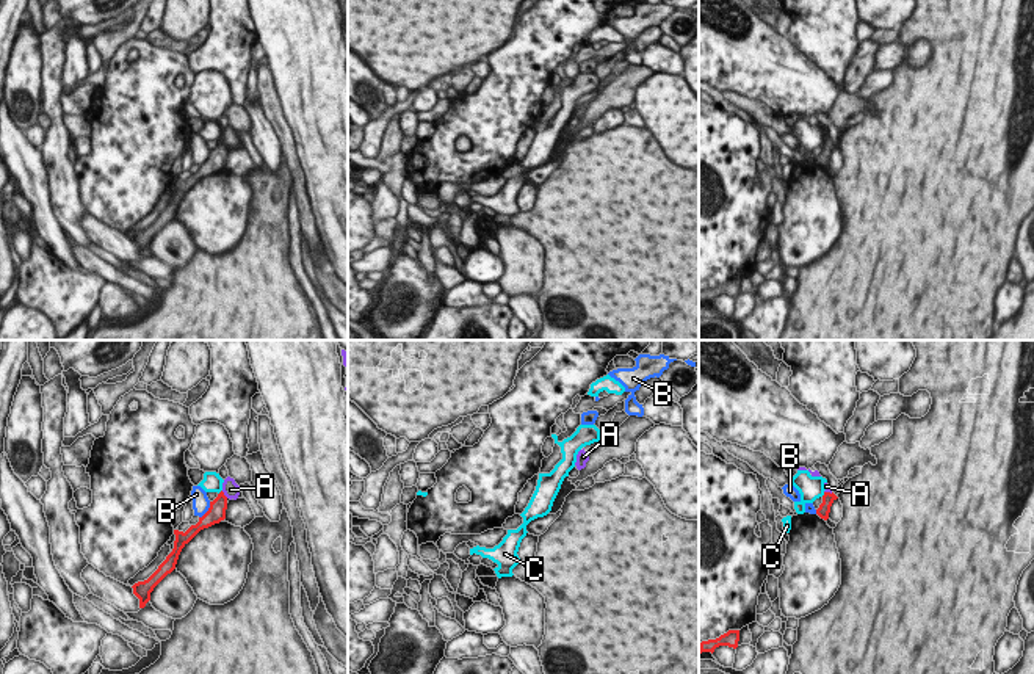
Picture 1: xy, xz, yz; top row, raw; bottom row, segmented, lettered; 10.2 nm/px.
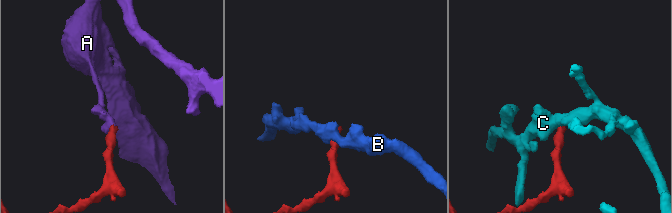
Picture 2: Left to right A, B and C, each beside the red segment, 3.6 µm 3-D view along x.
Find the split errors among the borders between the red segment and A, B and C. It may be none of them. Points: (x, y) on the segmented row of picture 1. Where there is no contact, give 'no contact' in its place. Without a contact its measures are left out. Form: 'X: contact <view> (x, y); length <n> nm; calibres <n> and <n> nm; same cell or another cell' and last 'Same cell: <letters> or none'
A: contact xy (223, 494); length 110 nm; calibres 190 and 170 nm; same cell
B: contact xy (209, 510); length 220 nm; calibres 190 and 190 nm; another cell
C: contact xy (220, 492); length 70 nm; calibres 190 and 200 nm; another cell
Same cell: A

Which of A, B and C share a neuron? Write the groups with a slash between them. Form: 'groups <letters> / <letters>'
groups A / B / C

